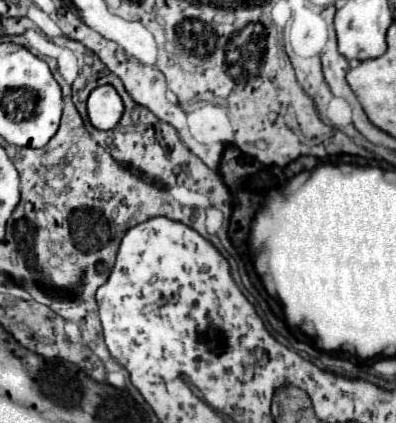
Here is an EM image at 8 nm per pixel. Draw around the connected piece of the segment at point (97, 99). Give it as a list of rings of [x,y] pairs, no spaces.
[[[110,84],[94,88],[88,96],[86,108],[90,124],[98,130],[112,130],[122,118],[122,100]]]

